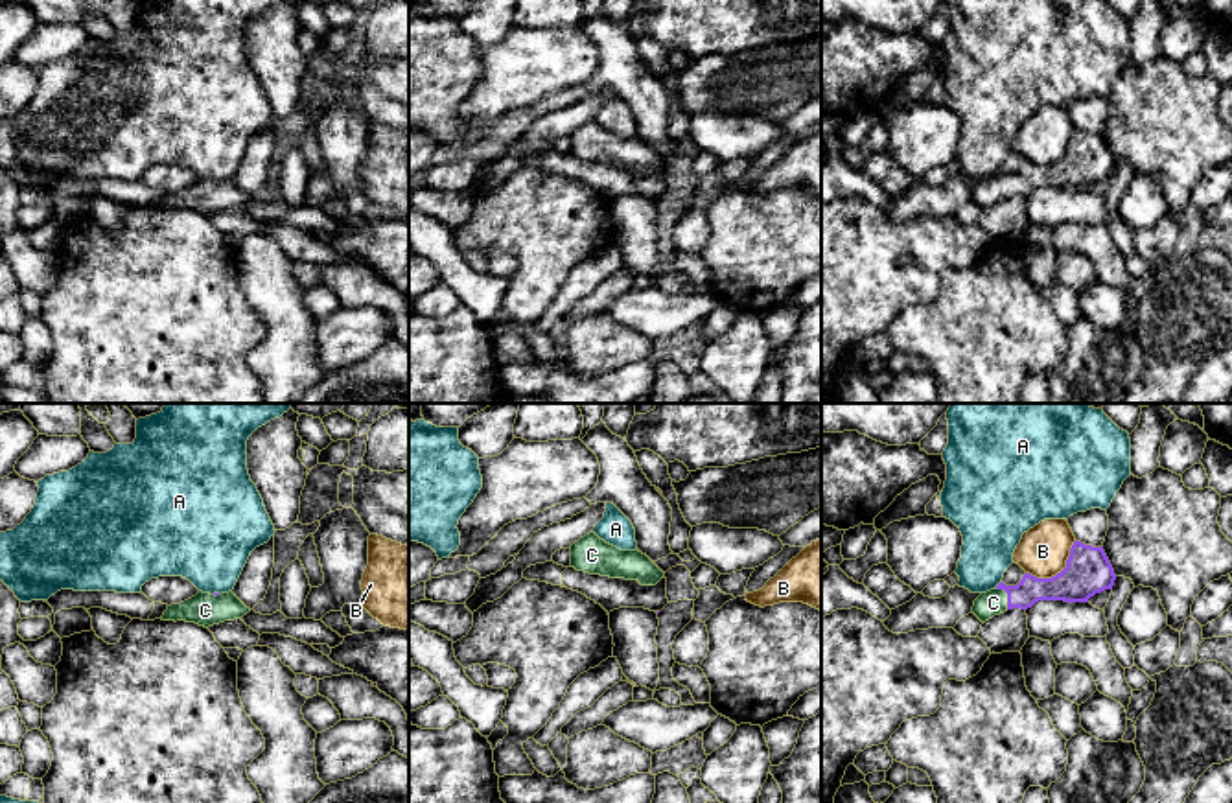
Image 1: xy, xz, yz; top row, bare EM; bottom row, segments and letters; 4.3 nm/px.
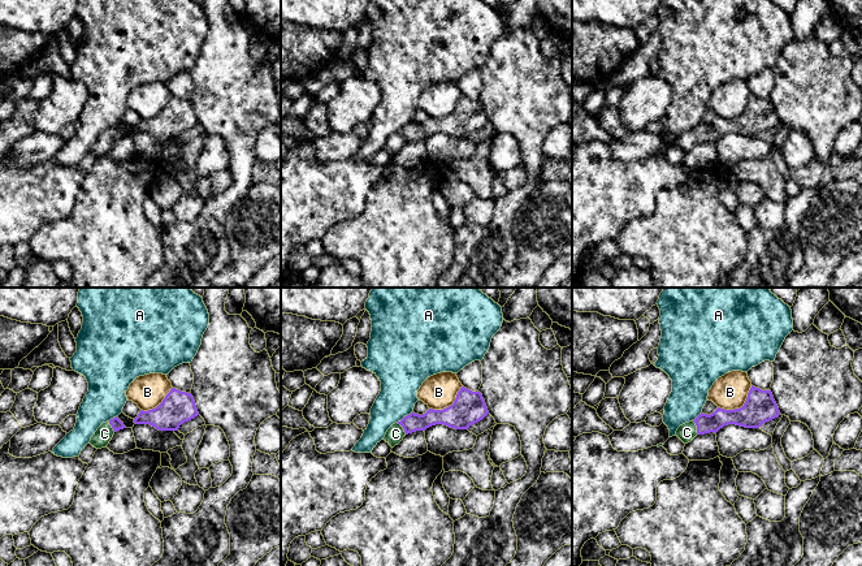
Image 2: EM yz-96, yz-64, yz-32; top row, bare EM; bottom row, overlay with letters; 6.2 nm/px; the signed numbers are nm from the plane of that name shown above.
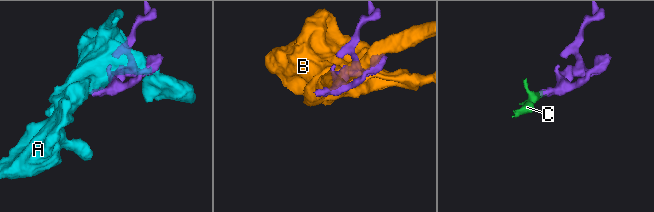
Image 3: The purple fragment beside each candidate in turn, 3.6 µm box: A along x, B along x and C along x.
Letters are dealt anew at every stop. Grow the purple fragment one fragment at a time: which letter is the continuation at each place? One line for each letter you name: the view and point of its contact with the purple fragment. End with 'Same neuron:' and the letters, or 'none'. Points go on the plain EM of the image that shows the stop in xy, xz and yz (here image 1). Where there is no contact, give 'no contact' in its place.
C: meets purple in yz at (1008, 183)
Same neuron: C

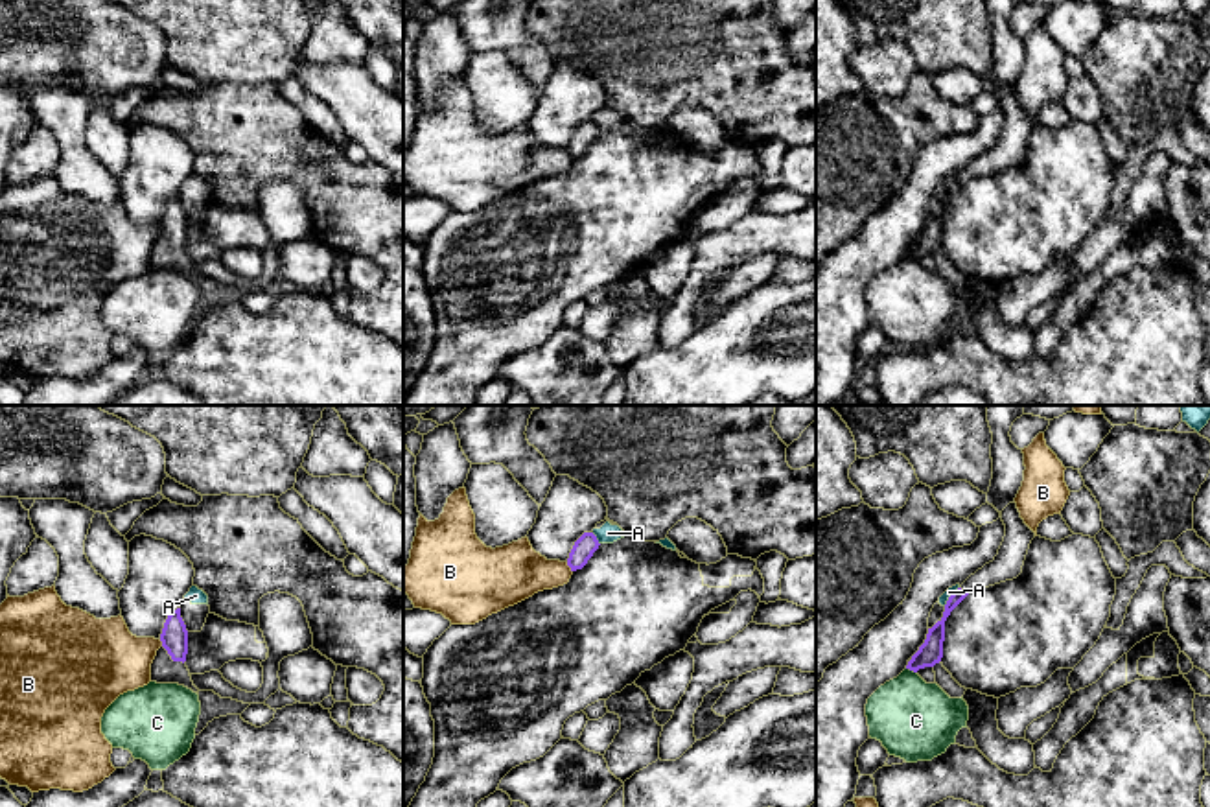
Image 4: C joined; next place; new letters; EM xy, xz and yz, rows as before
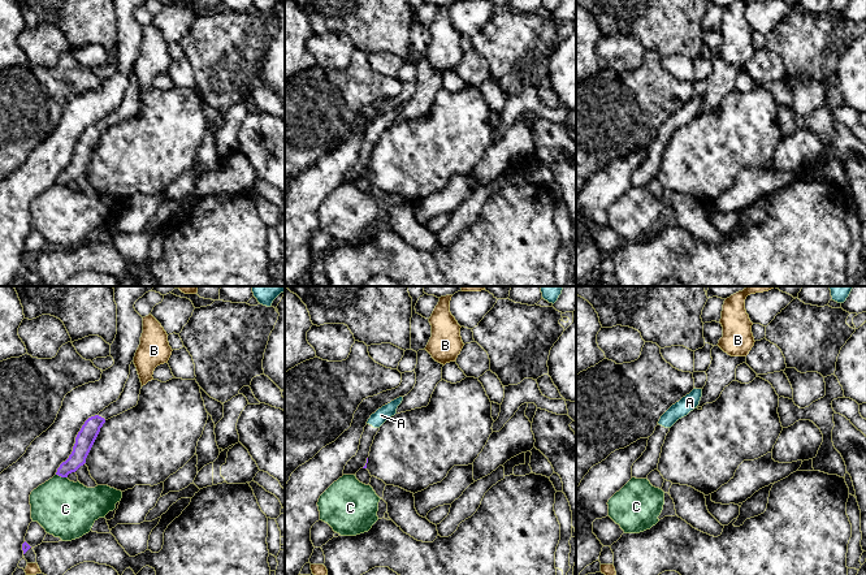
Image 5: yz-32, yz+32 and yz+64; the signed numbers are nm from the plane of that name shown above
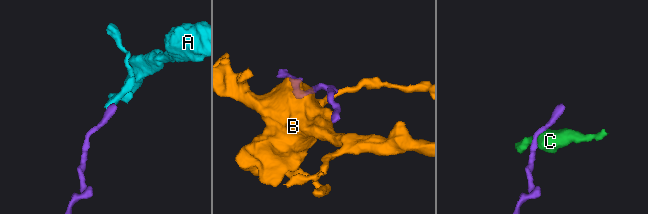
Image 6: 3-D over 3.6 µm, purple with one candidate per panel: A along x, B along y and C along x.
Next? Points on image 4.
Same neuron: none

